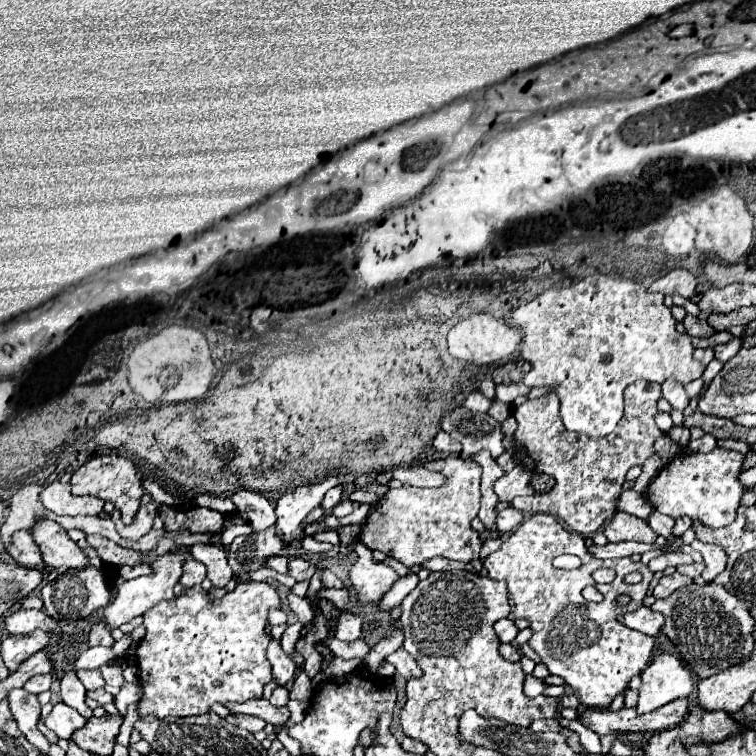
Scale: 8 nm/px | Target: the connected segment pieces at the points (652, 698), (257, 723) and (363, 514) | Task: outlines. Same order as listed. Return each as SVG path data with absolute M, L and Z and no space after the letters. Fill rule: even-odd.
M659 655L641 673L639 715L651 713L679 697L689 697L693 691L691 671L673 655Z
M229 715L227 721L241 727L241 729L251 731L251 733L257 733L257 731L261 731L265 727L265 721L253 717L253 715Z
M367 503L357 505L357 507L355 507L355 511L353 511L351 515L347 515L347 517L339 519L339 526L330 528L329 530L337 531L339 528L351 525L351 523L363 523L363 521L367 519L367 515L369 515L369 509L371 509L371 505L367 505Z

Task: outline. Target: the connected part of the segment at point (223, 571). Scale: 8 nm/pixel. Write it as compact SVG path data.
M195 545L191 547L191 555L193 559L201 561L205 567L207 567L207 577L211 579L213 587L225 587L231 577L233 577L233 571L227 563L227 555L221 547L217 545Z

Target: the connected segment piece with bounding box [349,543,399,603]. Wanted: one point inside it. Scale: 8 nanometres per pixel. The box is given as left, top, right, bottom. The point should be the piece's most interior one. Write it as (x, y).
(372, 580)

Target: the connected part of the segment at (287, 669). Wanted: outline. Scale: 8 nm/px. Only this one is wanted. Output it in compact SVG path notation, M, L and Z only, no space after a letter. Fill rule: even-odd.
M275 639L271 641L271 645L267 649L267 659L273 667L273 679L277 681L279 687L285 687L293 679L297 665L283 653L279 641L275 641Z

